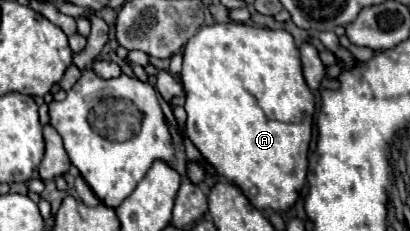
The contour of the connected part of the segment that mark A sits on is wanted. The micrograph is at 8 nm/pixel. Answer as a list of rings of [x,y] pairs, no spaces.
[[[212,24],[202,26],[184,46],[182,86],[186,90],[186,130],[192,144],[200,150],[204,160],[224,174],[226,180],[236,182],[258,210],[272,208],[286,212],[292,208],[306,184],[308,146],[312,138],[314,94],[304,76],[300,54],[294,38],[286,30],[254,28],[246,24]]]

